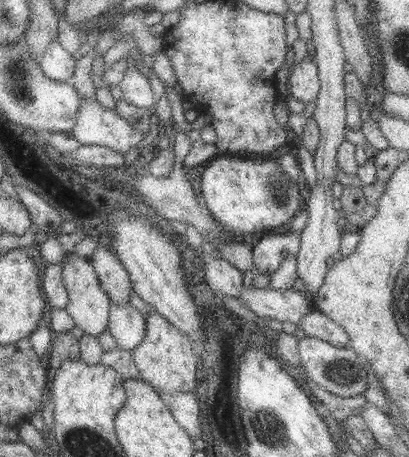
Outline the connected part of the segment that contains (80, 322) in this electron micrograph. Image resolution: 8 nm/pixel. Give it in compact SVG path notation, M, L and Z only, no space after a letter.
M72 251L64 265L65 281L71 294L67 309L72 313L72 320L84 333L98 337L109 328L110 298L101 287L95 267L88 257Z

